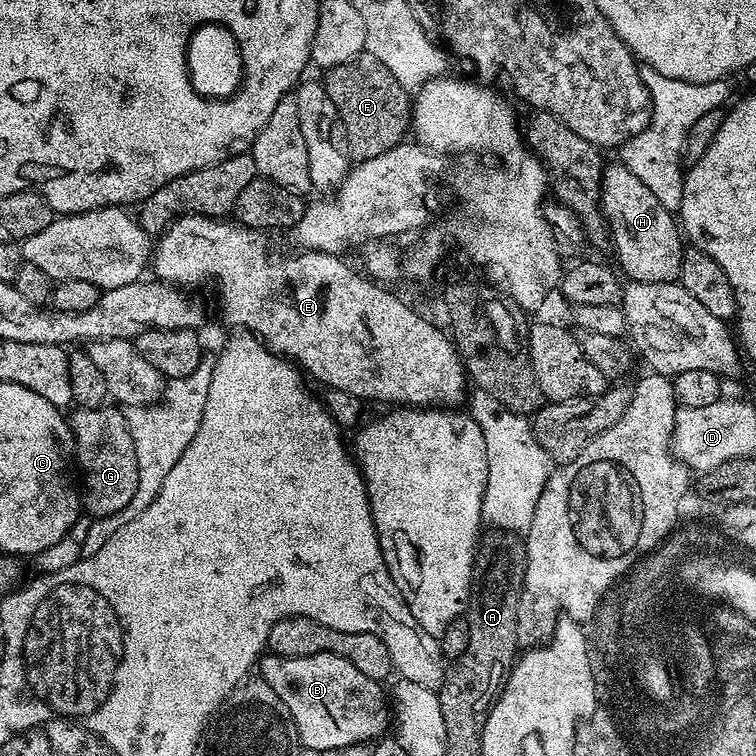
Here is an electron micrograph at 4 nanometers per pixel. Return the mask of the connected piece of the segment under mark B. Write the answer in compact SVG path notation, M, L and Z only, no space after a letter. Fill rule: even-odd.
M265 654L258 661L259 679L265 680L282 698L286 710L290 714L292 724L296 727L299 743L306 748L313 748L317 754L326 750L338 750L342 746L367 744L383 737L390 728L390 704L386 692L380 688L381 681L366 678L358 666L346 662L346 658L338 658L334 654L310 654L310 658L282 658Z

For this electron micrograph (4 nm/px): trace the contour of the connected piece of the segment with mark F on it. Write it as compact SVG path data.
M361 54L350 62L342 62L342 66L334 66L323 73L322 83L346 130L348 154L353 161L386 154L386 150L398 146L410 132L410 94L378 58Z

